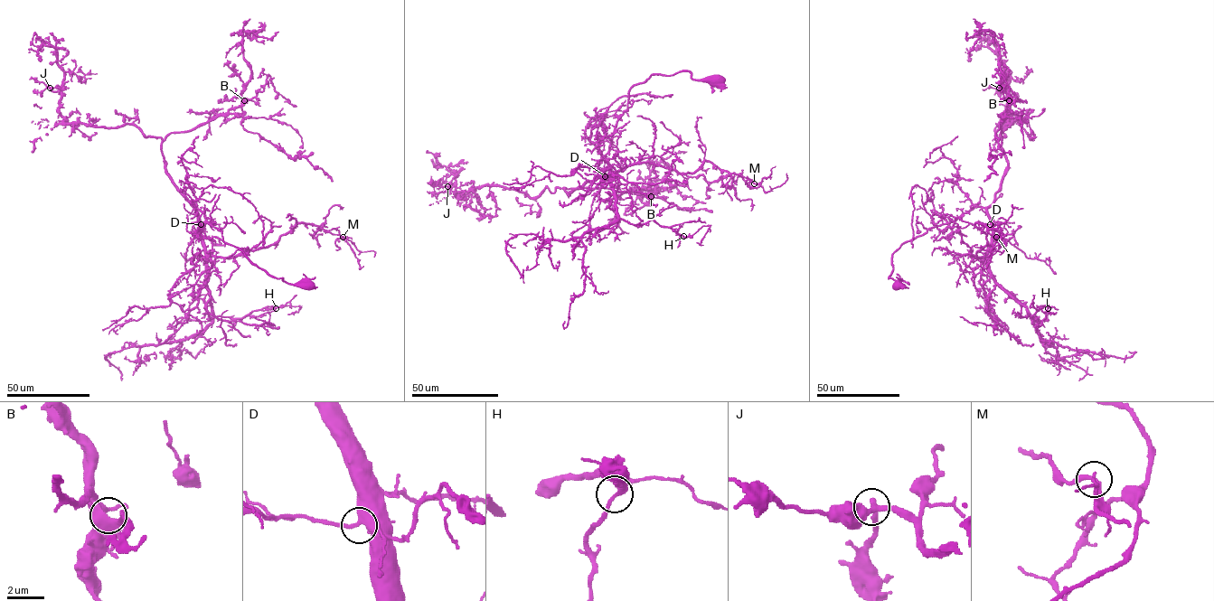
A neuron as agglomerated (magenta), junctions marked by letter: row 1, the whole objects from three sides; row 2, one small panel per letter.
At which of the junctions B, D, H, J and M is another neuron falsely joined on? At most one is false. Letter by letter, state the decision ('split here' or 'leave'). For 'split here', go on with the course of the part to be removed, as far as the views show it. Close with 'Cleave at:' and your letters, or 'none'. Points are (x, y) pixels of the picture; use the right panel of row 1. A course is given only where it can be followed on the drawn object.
B: leave
D: leave
H: leave
J: leave
M: leave
Cleave at: none

